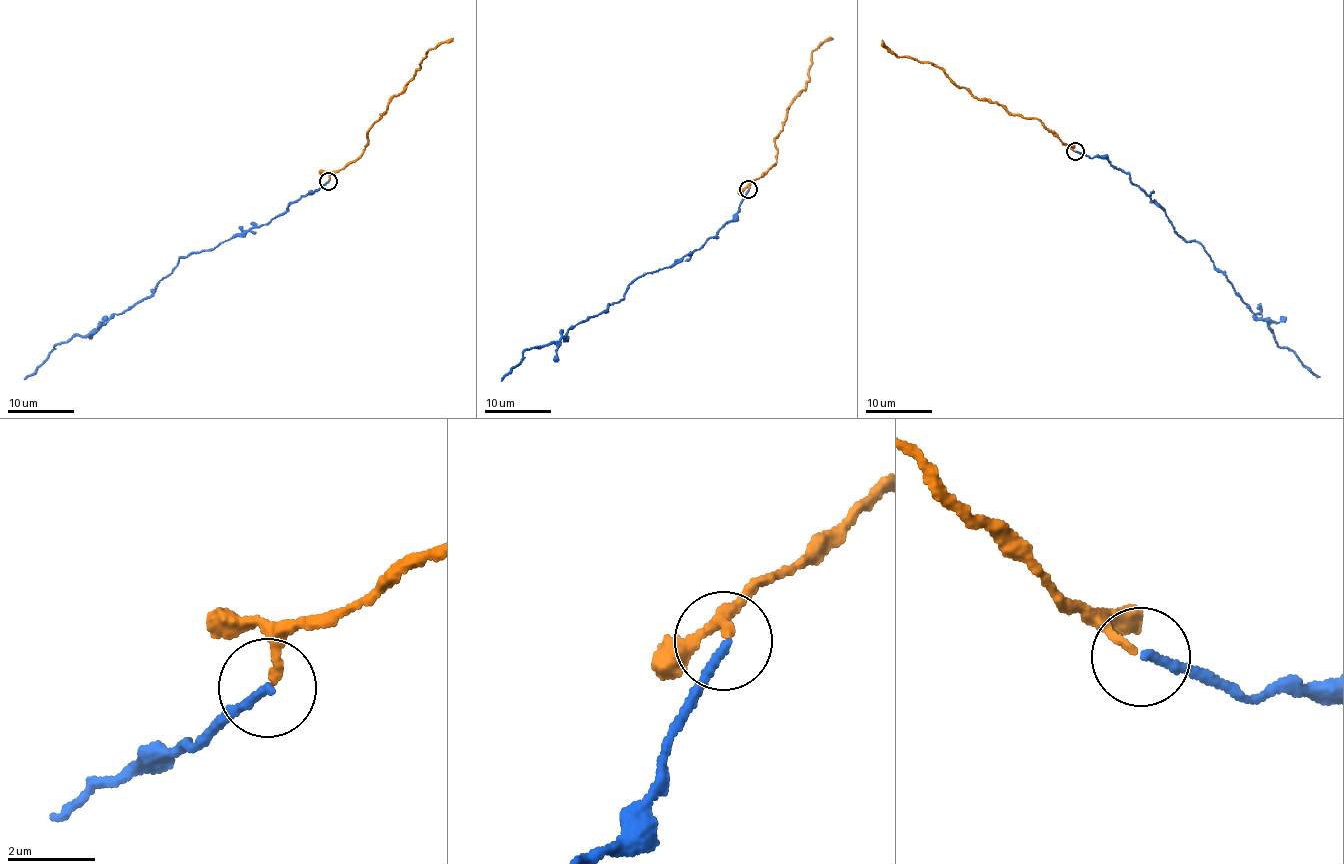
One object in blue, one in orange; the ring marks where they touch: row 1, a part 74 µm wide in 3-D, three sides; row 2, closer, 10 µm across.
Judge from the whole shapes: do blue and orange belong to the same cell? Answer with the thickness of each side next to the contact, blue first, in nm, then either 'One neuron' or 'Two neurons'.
Thickness 180 nm (blue) against 180 nm. One neuron

